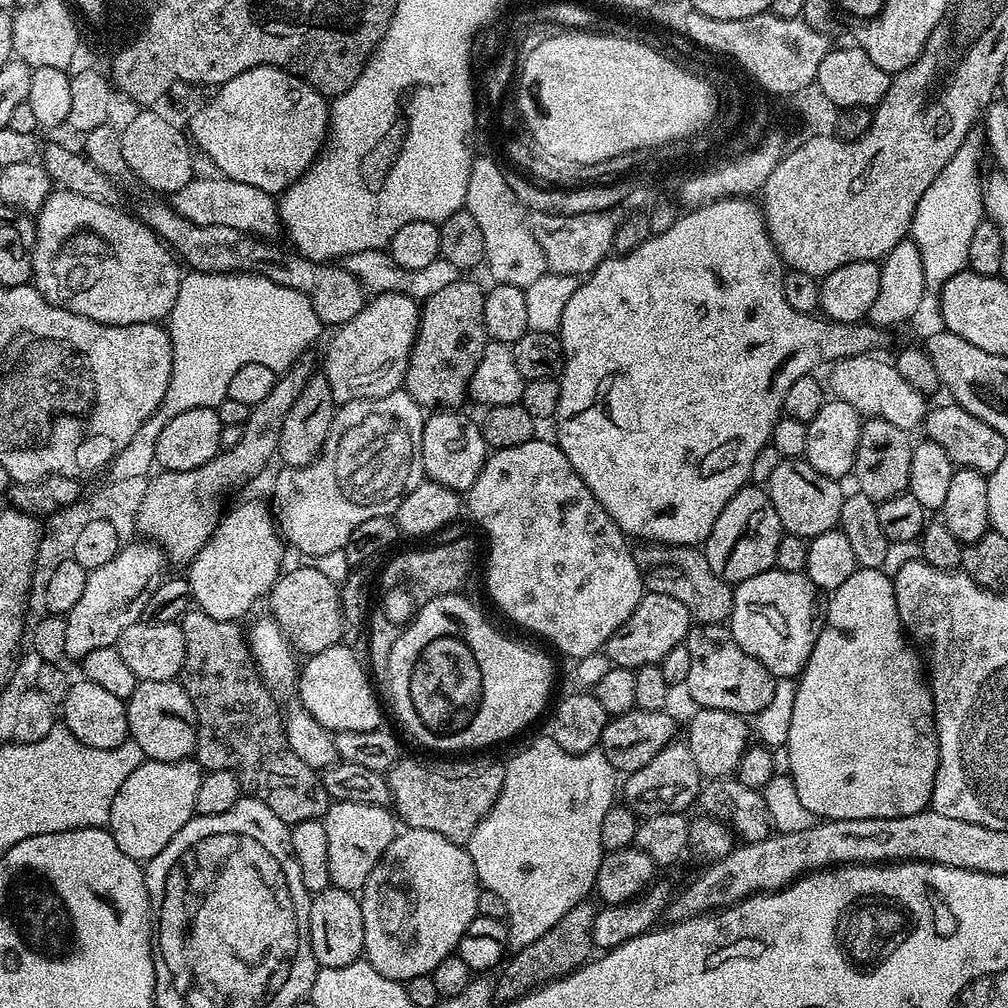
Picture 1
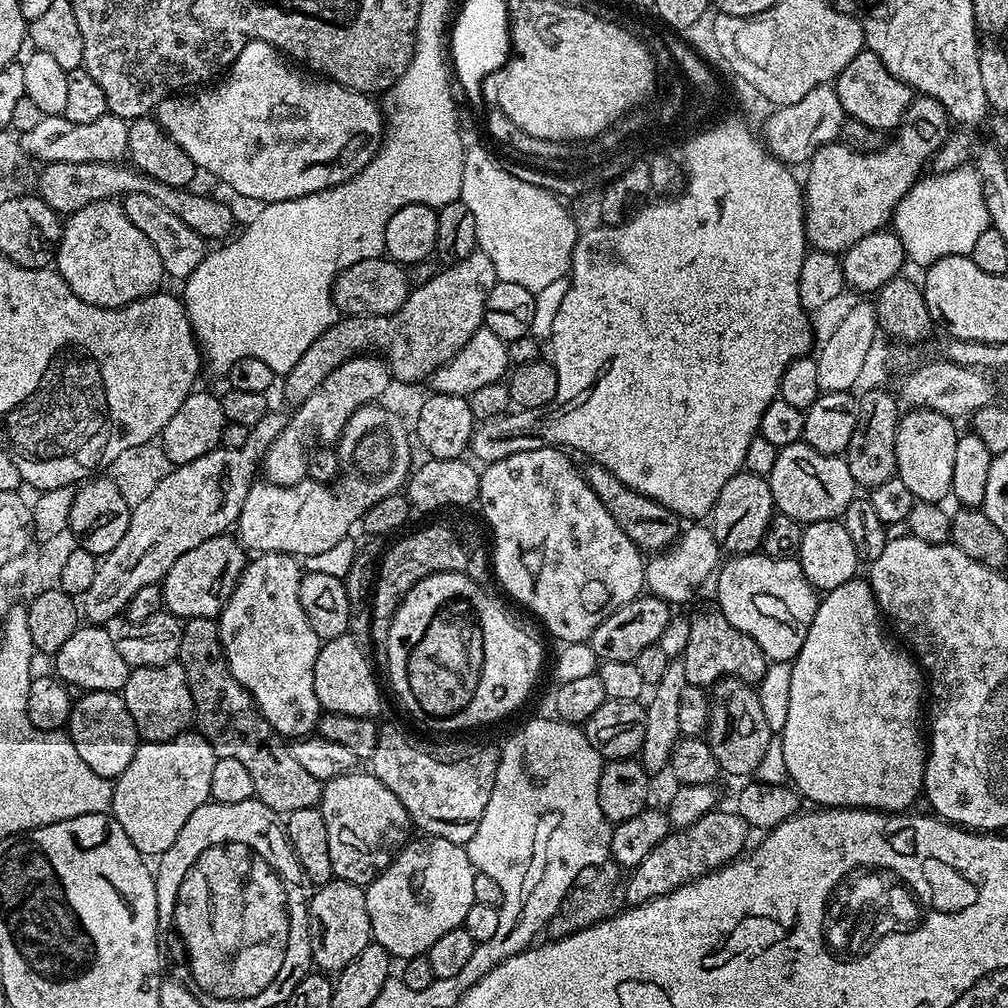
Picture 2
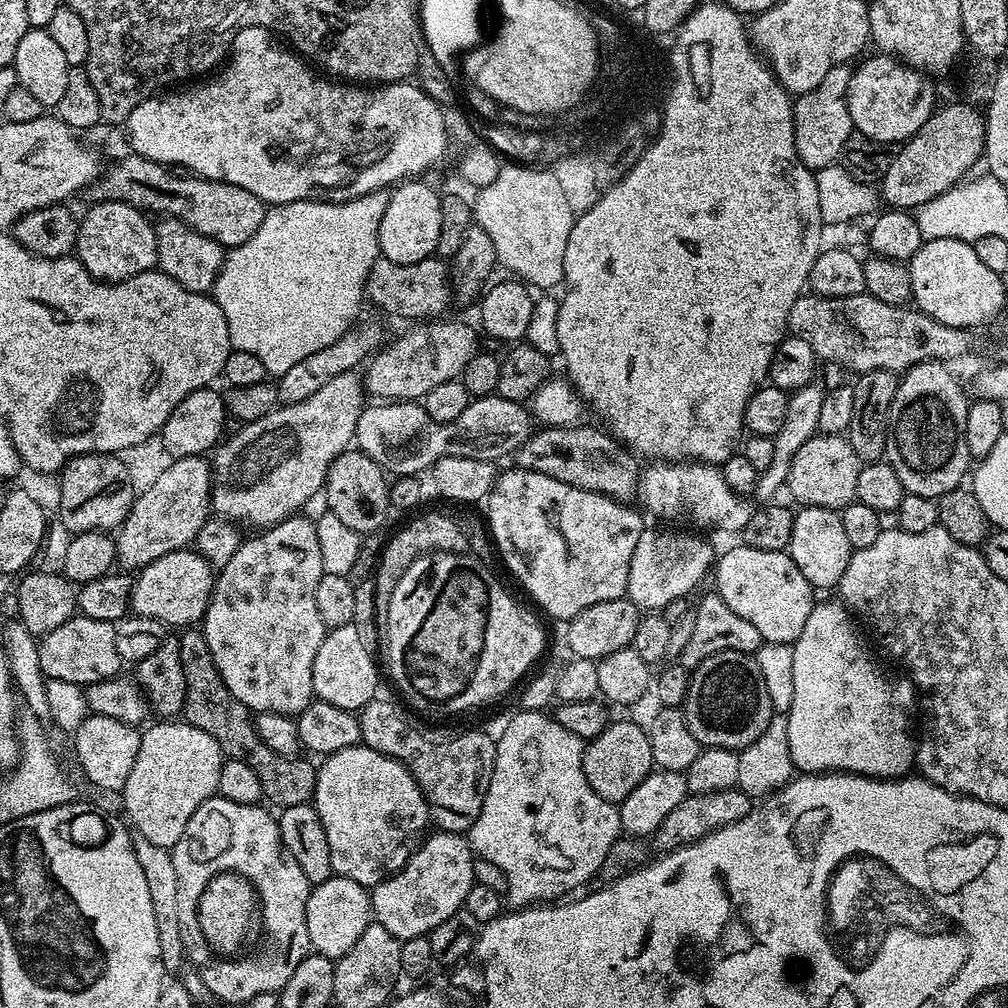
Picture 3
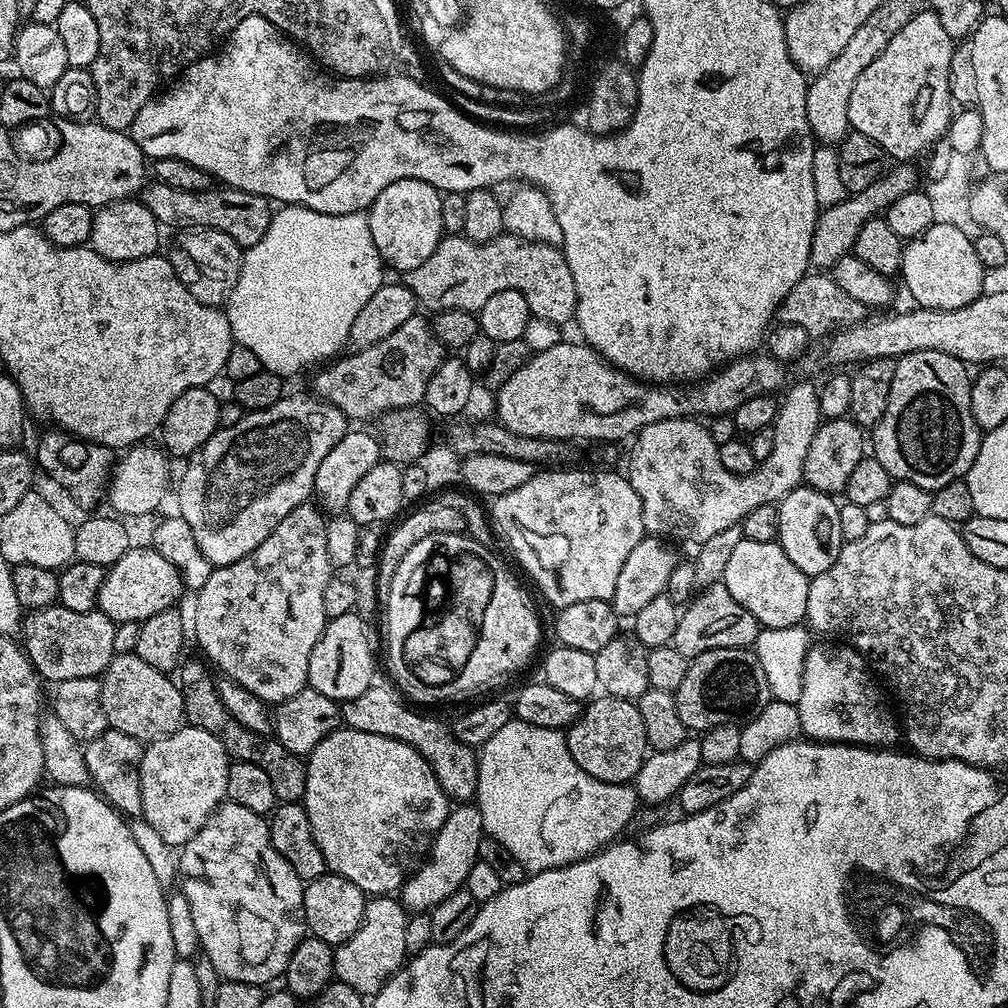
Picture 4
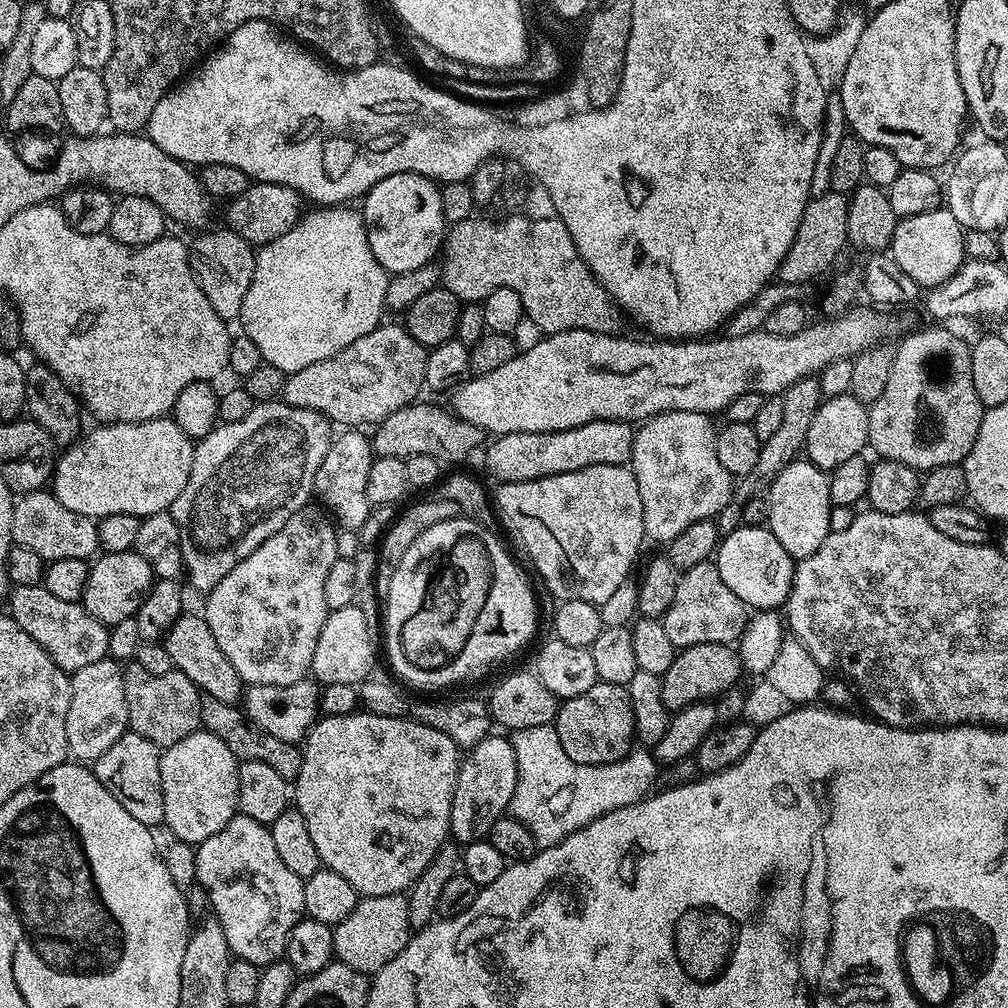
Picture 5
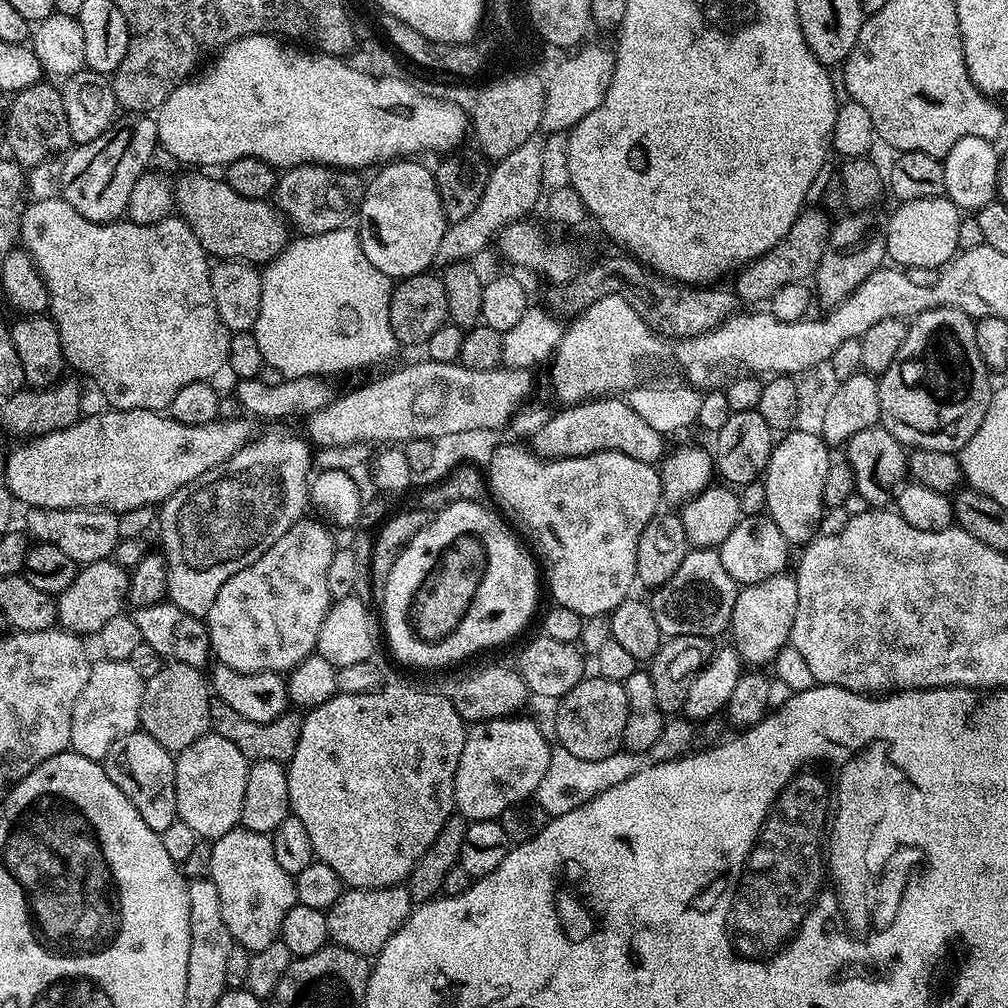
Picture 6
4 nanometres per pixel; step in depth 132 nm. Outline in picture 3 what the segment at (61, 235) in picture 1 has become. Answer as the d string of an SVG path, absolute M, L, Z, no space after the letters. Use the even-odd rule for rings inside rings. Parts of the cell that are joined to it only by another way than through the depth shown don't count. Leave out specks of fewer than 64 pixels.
M109 200L93 203L89 208L92 209L85 216L79 217L80 229L74 256L94 279L116 284L157 267L156 229L145 213L129 204Z

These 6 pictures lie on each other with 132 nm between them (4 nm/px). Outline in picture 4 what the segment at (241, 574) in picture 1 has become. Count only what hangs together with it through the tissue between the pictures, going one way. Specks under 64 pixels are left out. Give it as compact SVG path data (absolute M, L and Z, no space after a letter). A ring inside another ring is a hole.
M132 546L126 554L122 554L122 558L118 558L118 562L111 564L103 573L100 586L96 589L96 604L99 611L104 612L106 618L110 618L113 624L134 624L154 618L154 614L162 614L162 610L167 608L177 607L181 603L180 595L185 595L185 592L180 571L176 569L174 562L166 562L166 558L162 558L162 554L158 554L151 546L145 548Z

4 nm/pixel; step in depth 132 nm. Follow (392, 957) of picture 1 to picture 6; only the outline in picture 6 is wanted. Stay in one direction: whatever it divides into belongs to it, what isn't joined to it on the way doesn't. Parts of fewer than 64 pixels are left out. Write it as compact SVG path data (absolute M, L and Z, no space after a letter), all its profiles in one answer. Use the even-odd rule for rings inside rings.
M524 714L487 720L467 729L454 778L454 805L459 815L474 820L494 820L507 808L535 797L552 761L553 745L544 732Z

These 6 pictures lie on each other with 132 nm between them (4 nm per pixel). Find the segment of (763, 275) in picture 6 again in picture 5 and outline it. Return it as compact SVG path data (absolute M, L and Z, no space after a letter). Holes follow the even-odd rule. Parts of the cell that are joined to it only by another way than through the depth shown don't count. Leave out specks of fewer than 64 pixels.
M835 190L809 199L802 222L798 222L798 234L794 234L794 242L790 242L790 250L780 264L778 276L783 283L811 285L839 258L840 251L848 244L848 201L845 193Z

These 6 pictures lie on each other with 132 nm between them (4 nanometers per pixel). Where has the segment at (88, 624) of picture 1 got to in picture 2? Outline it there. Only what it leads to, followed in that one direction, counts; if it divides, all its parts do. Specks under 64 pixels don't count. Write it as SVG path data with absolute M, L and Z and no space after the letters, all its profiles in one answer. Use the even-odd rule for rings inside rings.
M269 409L265 417L248 430L244 446L228 448L221 446L204 454L202 458L194 459L193 462L173 467L142 502L133 505L130 525L126 528L121 541L114 546L110 554L99 561L90 588L81 597L82 612L89 623L96 626L110 623L108 621L127 609L131 598L138 594L138 590L148 584L163 581L165 574L182 554L186 554L204 541L209 541L212 537L227 533L235 525L240 517L246 494L257 479L260 462L271 453L274 442L289 424L291 413L287 409L281 409Z

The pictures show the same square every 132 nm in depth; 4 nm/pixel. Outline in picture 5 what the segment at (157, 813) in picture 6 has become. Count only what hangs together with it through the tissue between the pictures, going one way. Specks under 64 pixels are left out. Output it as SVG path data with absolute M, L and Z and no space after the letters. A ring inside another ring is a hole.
M127 731L106 754L94 762L94 771L98 782L122 802L123 808L138 818L146 827L155 829L164 824L164 807L162 806L162 772L160 770L161 749L150 738L142 738L134 731Z

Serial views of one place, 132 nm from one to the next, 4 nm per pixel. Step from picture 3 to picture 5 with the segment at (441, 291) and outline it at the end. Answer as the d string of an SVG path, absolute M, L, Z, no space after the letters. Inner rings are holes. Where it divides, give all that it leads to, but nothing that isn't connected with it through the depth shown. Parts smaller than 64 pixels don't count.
M519 215L500 220L497 224L473 218L451 225L442 245L444 265L440 264L438 268L443 288L456 295L461 302L482 302L499 288L514 290L514 294L522 298L525 317L532 320L534 326L538 326L544 334L562 330L590 330L617 335L621 331L622 309L600 285L600 279L590 270L590 266L586 266L570 230L566 230L558 218L530 220L527 215Z

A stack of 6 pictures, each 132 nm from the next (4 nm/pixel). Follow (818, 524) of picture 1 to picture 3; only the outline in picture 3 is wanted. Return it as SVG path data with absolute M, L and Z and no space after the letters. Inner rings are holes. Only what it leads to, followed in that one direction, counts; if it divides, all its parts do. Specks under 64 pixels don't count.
M843 435L811 436L806 446L802 446L802 450L798 450L798 454L794 454L790 462L786 492L789 492L800 506L842 509L856 500L856 487L861 467L861 460L854 454L854 450Z

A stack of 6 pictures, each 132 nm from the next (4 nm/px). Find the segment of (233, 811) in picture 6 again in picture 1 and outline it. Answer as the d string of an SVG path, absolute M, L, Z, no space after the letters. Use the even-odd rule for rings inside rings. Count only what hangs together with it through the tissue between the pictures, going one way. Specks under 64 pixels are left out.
M192 758L178 762L145 759L144 764L122 782L122 790L114 794L114 806L110 806L106 827L122 854L130 854L137 862L153 860L170 838L197 815L198 790L204 777L200 765Z

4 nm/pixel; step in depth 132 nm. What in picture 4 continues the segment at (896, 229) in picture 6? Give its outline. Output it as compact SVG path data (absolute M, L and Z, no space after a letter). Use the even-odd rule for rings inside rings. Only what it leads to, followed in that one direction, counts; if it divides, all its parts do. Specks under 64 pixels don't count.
M933 223L920 236L913 236L904 245L904 263L902 277L910 295L921 308L937 308L938 310L954 310L974 302L985 291L984 263L978 258L973 237L957 226Z

